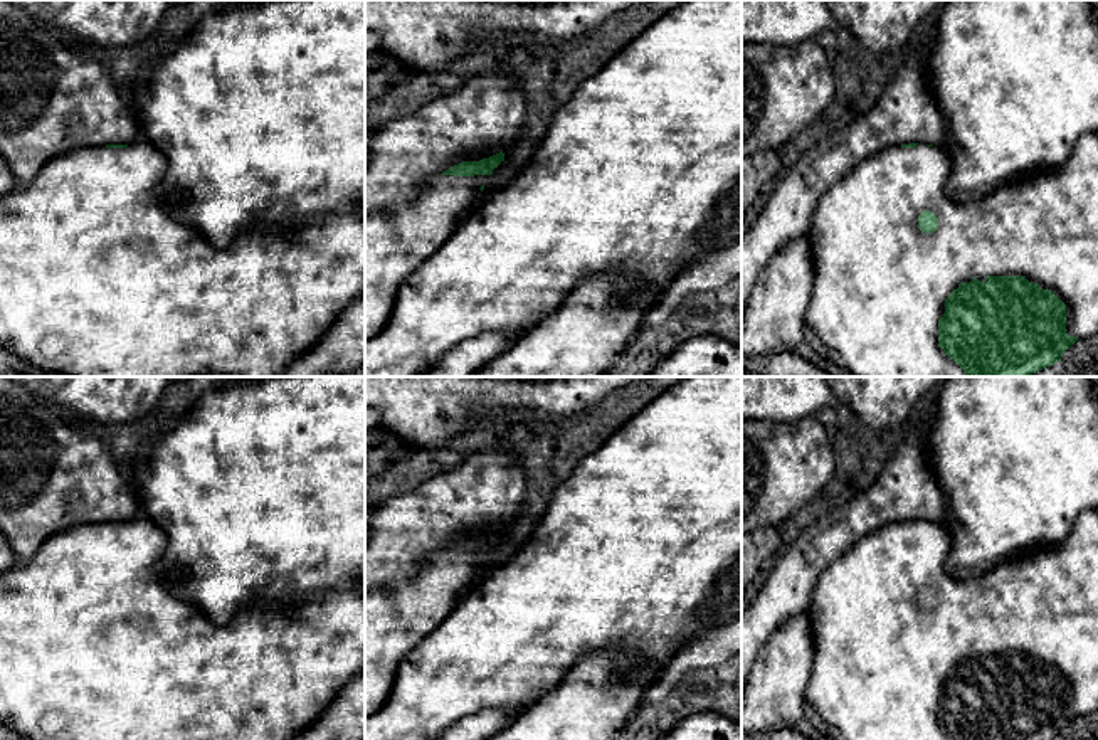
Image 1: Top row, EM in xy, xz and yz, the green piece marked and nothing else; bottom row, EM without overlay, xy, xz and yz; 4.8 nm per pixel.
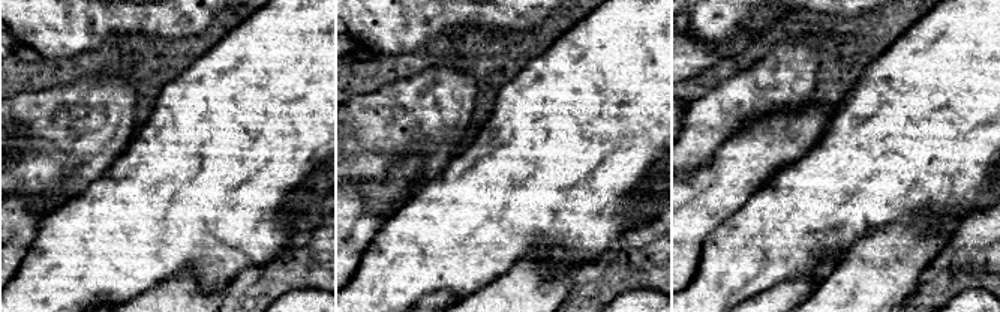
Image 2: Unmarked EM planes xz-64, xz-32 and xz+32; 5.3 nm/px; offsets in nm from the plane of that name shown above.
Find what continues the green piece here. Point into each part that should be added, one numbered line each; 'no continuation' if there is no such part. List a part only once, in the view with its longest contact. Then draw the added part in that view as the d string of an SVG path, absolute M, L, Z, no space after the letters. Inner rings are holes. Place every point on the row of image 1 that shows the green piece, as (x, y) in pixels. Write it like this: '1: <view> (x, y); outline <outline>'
1: yz (880, 285); outline M1086 133L1078 140L1073 155L1059 168L1022 175L995 188L977 202L957 204L945 195L945 183L952 172L952 160L945 148L918 143L915 148L891 146L861 161L841 182L832 185L817 204L810 222L810 247L814 252L814 291L805 313L805 336L822 346L822 355L846 368L854 377L969 377L938 346L938 320L945 314L945 299L960 283L987 276L1024 276L1043 289L1051 289L1066 304L1066 333L1080 340L1098 335L1098 135ZM930 210L938 219L938 229L925 234L918 229L918 215Z

